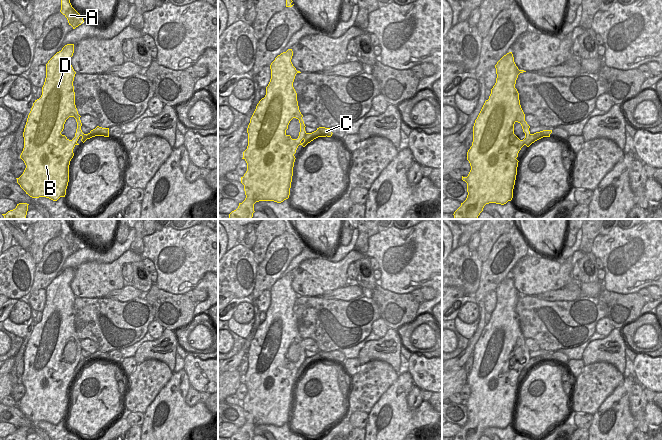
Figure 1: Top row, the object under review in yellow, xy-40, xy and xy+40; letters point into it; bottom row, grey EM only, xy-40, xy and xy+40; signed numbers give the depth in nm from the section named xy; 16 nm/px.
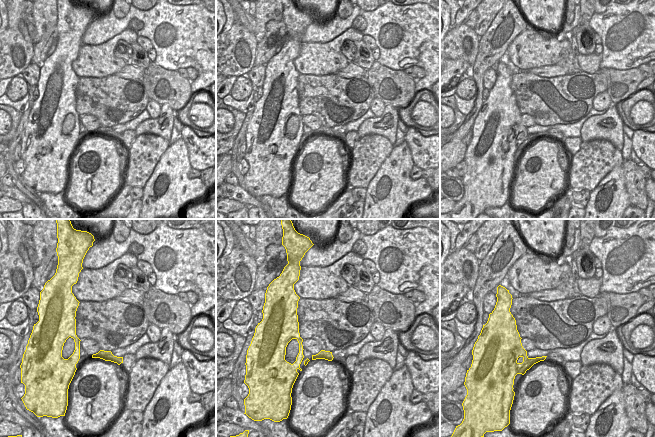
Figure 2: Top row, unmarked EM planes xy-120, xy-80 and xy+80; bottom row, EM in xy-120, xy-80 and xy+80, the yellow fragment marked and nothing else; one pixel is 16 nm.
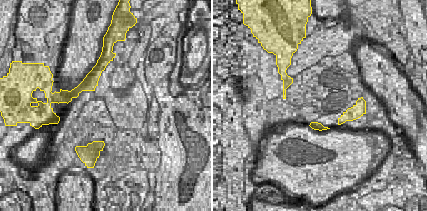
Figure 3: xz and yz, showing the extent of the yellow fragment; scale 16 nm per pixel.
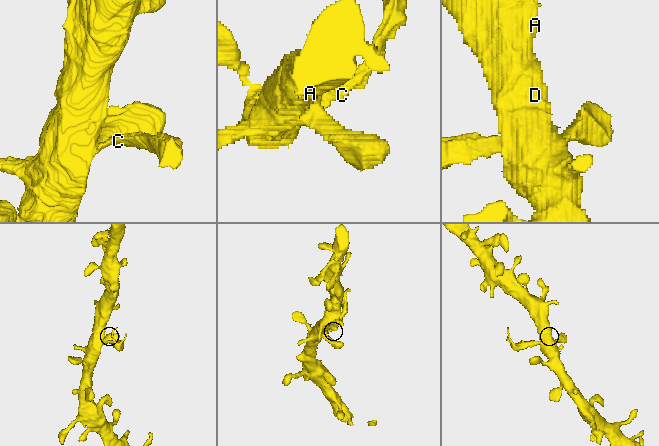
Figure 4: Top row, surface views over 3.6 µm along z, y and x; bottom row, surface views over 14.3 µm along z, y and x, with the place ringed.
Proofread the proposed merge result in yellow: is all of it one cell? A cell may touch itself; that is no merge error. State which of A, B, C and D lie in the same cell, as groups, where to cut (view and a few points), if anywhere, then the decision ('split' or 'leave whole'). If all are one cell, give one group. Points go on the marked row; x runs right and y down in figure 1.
A B D / C; cut in xy along (313, 132), (320, 136); split

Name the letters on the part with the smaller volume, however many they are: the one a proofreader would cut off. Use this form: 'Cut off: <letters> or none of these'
Cut off: C

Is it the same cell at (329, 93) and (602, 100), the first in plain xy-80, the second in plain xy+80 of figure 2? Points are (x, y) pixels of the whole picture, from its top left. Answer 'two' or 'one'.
two

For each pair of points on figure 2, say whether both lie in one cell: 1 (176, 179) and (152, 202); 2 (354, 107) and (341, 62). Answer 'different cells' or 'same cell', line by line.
1: same cell
2: different cells

